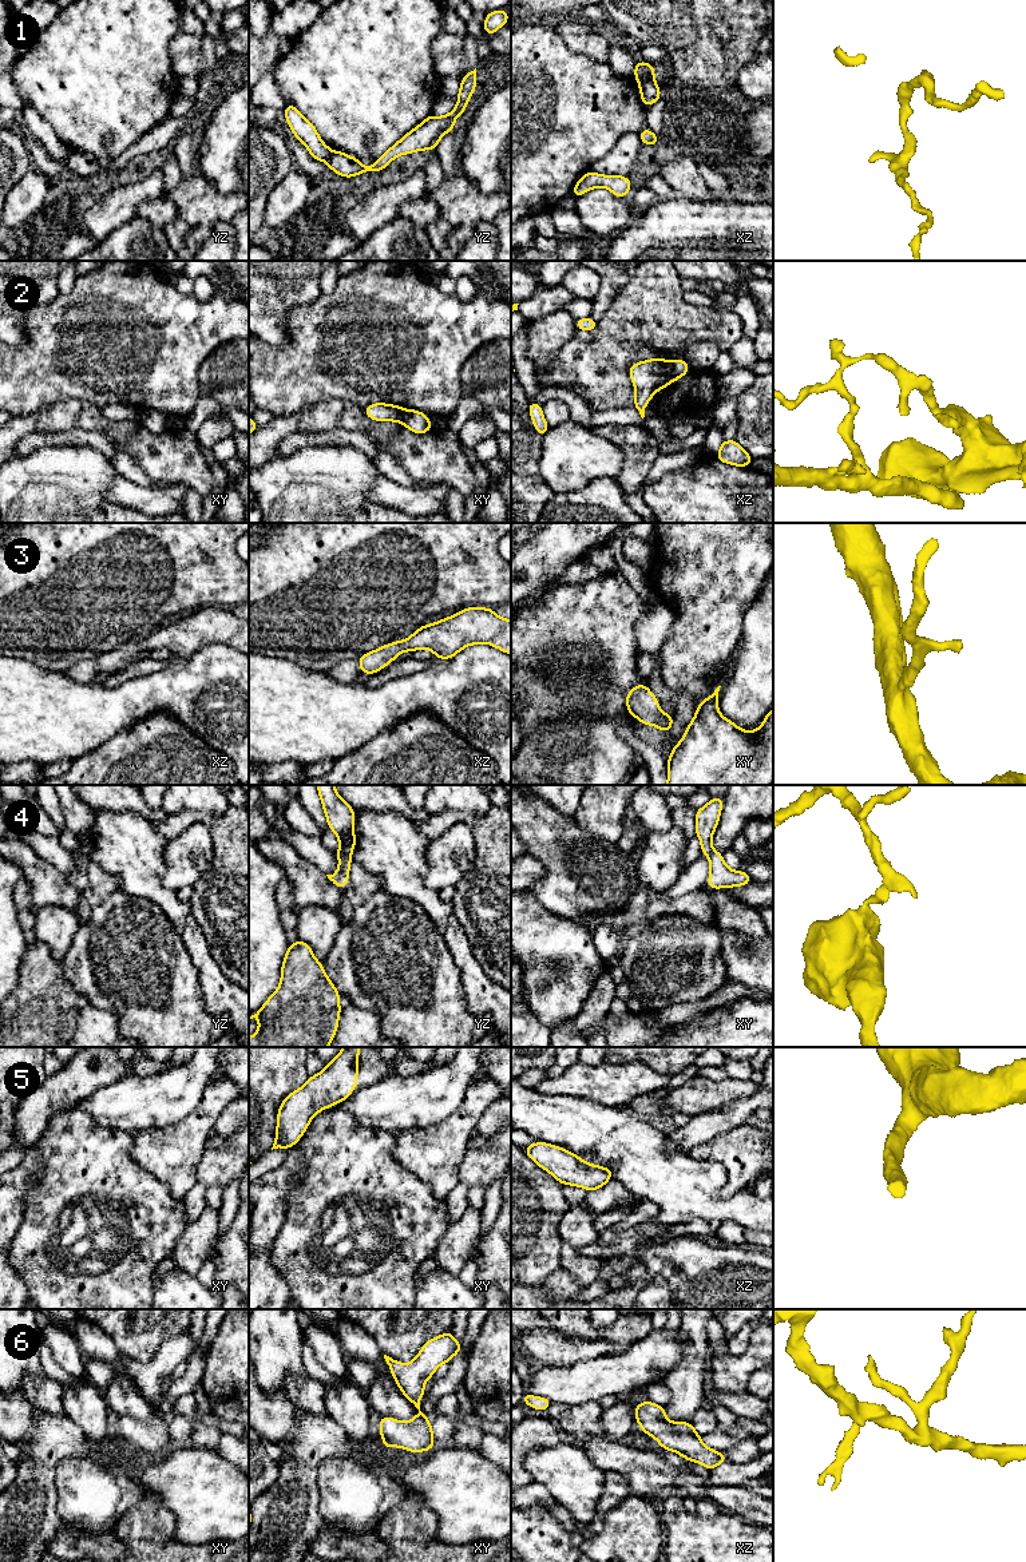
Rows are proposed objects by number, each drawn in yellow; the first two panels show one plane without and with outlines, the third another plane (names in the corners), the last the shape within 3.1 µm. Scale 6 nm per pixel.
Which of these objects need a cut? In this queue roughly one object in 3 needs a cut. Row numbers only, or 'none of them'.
1, 2, 4

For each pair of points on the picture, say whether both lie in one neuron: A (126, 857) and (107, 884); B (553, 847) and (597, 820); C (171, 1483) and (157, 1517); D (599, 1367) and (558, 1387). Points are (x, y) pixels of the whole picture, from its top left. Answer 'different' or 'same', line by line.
A: different
B: different
C: different
D: same

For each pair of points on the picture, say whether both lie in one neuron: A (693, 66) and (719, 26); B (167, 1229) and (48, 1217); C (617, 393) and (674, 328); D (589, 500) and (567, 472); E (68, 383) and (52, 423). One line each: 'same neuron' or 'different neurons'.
A: different neurons
B: same neuron
C: same neuron
D: different neurons
E: different neurons

